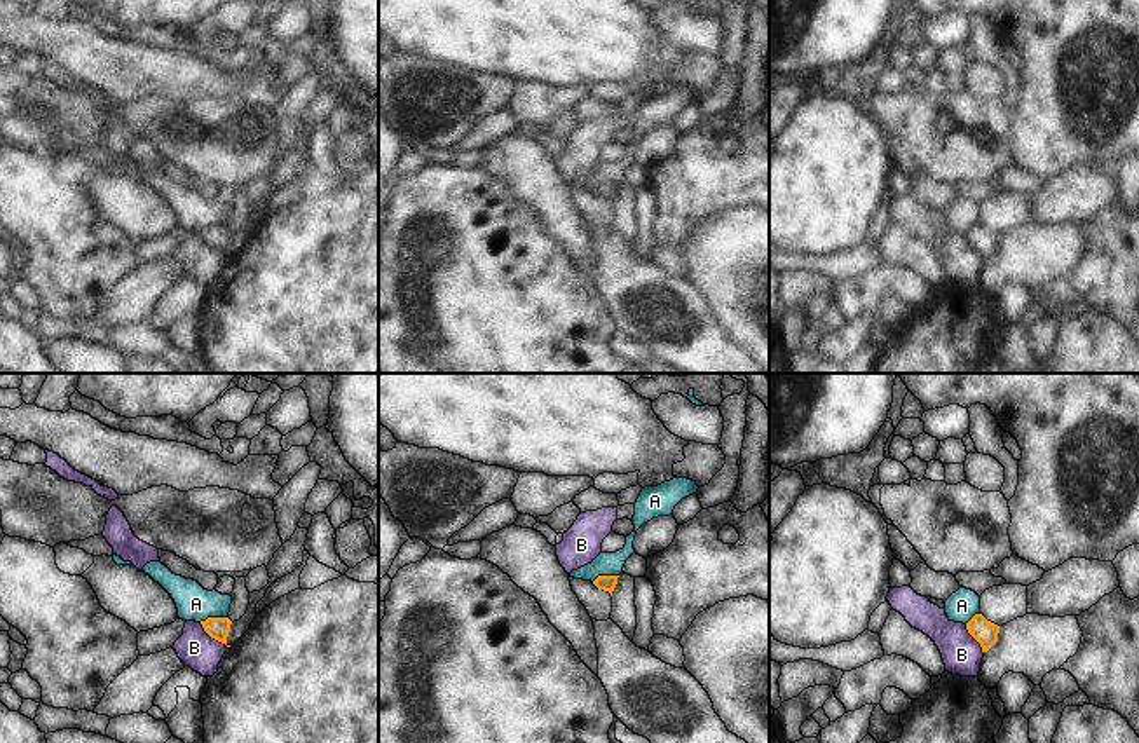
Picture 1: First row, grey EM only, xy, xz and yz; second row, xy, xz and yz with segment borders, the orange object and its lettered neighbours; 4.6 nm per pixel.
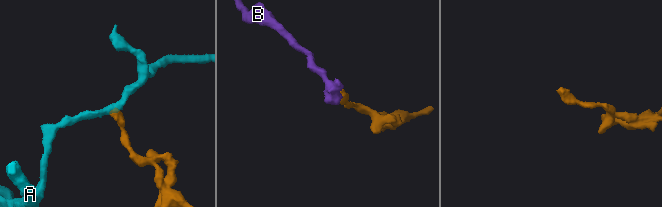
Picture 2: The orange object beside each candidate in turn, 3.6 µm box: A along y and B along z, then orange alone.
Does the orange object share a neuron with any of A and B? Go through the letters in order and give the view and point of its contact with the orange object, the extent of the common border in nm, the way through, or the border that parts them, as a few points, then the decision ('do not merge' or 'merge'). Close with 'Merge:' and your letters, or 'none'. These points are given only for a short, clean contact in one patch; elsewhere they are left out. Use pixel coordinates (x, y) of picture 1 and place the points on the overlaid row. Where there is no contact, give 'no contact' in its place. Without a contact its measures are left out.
A: contact xy (211, 618); length 130 nm; border xy (225, 616), (208, 616), (199, 621); do not merge
B: contact xy (213, 637); length 180 nm; border xy (199, 623), (227, 647); do not merge
Merge: none

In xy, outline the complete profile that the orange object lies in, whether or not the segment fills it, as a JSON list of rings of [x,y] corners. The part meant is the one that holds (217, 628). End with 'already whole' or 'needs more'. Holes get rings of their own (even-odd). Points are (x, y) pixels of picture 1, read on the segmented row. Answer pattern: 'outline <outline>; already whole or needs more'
outline [[[208,617],[206,621],[201,621],[201,624],[211,638],[227,645],[227,637],[232,624],[228,617]]]; already whole

